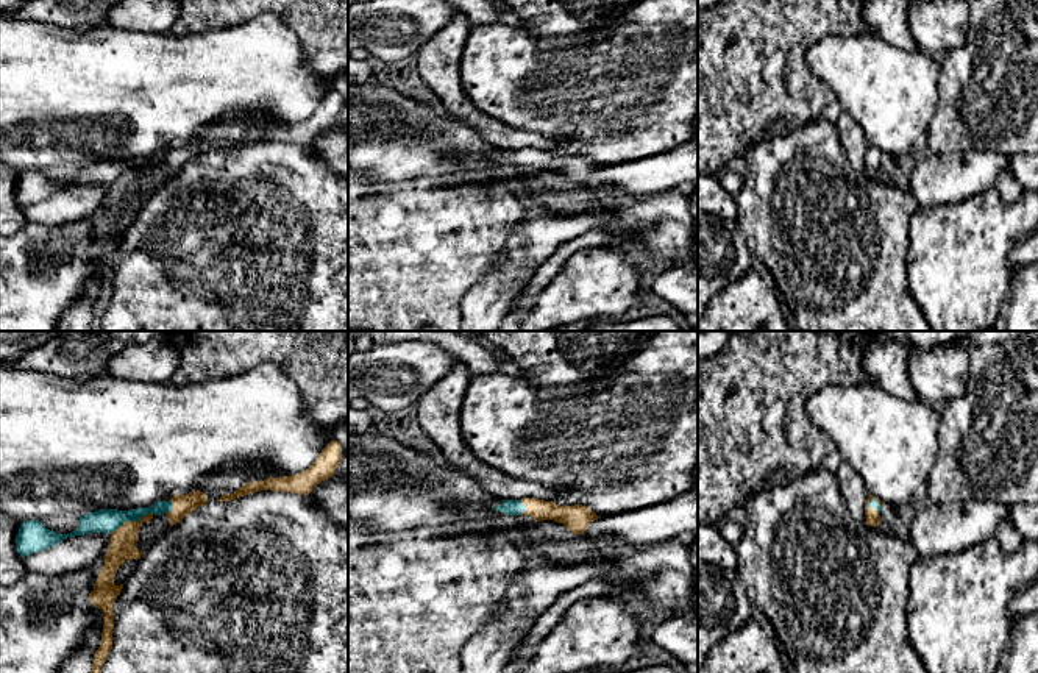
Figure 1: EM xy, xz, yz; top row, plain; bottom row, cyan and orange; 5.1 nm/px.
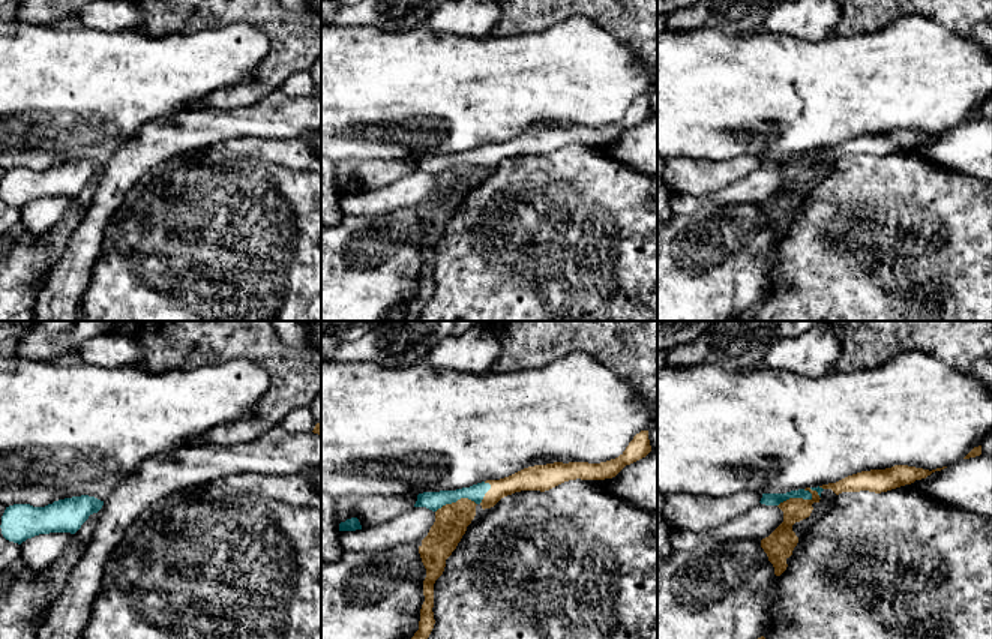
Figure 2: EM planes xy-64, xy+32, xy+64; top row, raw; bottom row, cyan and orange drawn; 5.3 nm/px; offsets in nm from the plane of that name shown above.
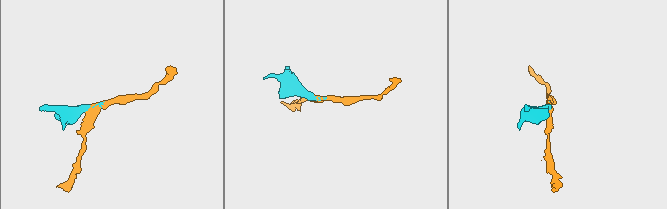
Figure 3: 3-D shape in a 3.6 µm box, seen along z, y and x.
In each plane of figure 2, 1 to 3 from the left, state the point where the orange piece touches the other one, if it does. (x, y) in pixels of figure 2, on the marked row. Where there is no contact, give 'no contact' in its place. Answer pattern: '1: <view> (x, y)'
1: no contact
2: xy+32 (455, 501)
3: xy+64 (800, 497)

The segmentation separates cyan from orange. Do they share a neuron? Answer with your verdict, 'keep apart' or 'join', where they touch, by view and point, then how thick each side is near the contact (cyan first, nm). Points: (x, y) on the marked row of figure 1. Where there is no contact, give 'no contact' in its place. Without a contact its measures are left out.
join; meets cyan in xy at (130, 519); 130 nm thick on the cyan side, 130 nm on the other

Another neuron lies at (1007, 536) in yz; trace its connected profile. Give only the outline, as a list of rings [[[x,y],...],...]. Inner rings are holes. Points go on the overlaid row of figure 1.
[[[1010,522],[1001,523],[996,528],[993,537],[997,540],[999,547],[1005,553],[1010,553],[1010,554],[1016,553],[1024,542],[1024,537],[1019,534],[1019,531]]]

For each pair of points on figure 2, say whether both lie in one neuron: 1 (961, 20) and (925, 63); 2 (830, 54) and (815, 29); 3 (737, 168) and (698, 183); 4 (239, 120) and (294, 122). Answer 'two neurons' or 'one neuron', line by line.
1: two neurons
2: two neurons
3: one neuron
4: one neuron

